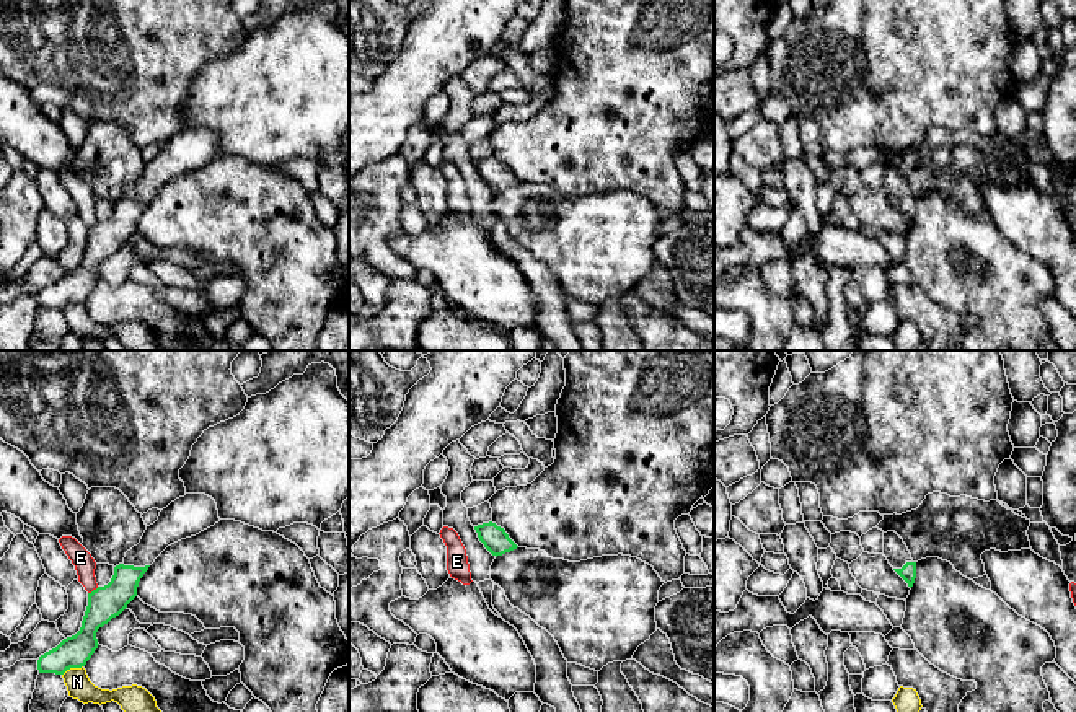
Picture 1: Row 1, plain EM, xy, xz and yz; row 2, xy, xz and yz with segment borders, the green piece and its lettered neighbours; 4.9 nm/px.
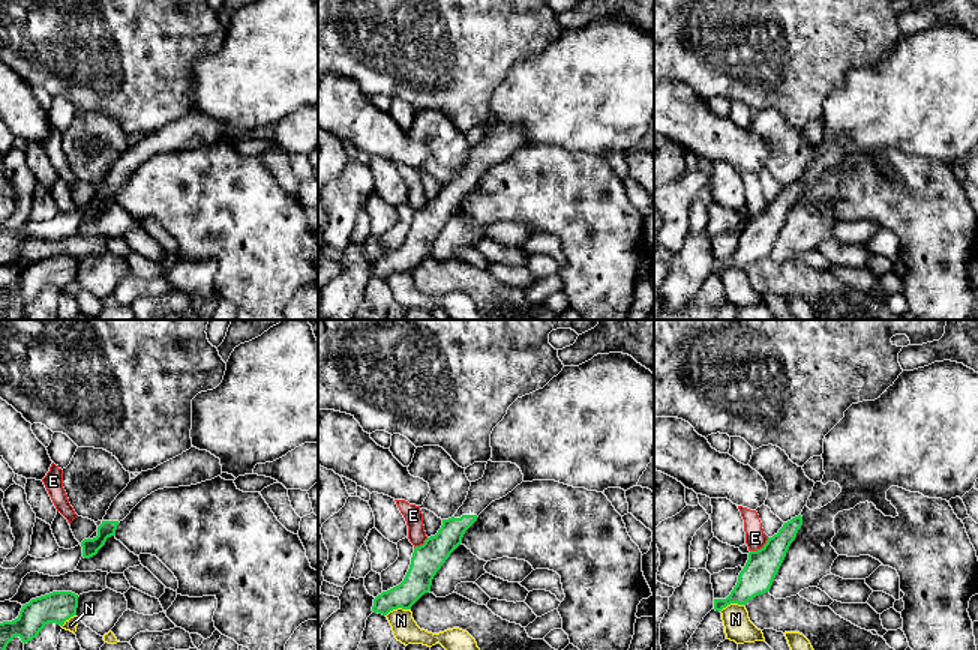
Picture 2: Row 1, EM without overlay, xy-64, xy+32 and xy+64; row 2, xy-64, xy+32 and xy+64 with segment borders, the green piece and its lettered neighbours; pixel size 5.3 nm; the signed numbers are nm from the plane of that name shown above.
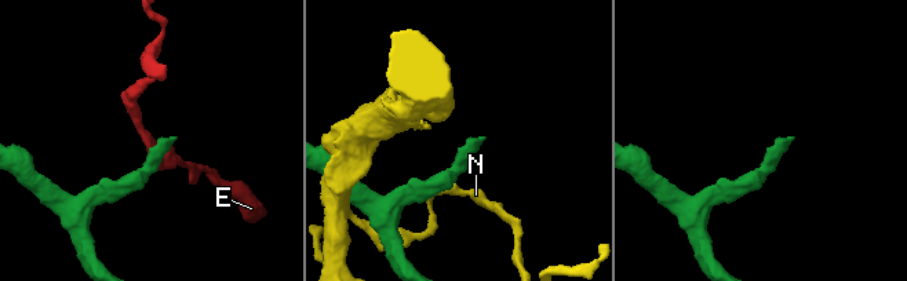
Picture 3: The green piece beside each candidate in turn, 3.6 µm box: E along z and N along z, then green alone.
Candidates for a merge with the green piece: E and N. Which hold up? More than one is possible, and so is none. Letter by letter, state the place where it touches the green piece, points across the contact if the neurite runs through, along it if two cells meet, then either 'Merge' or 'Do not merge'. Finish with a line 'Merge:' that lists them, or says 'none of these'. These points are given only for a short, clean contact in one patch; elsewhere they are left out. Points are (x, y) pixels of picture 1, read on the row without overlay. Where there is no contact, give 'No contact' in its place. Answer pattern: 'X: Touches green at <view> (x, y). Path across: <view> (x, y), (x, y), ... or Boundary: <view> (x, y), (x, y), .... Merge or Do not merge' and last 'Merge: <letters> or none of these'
E: Touches green at xy (93, 225). Boundary: xy (98, 222), (88, 228). Do not merge
N: Touches green at xy (72, 302). Do not merge
Merge: none of these

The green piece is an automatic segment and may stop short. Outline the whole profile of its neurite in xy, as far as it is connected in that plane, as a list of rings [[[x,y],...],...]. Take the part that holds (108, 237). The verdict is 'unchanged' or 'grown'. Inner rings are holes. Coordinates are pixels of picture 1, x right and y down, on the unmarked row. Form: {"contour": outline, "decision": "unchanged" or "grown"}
{"contour": [[[186,129],[163,143],[158,155],[147,161],[140,178],[114,202],[111,217],[88,228],[80,266],[39,292],[39,308],[64,310],[70,303],[85,301],[99,280],[98,264],[119,251],[137,231],[139,217],[155,194],[168,181],[196,171],[218,156],[217,138],[205,129]]], "decision": "grown"}

